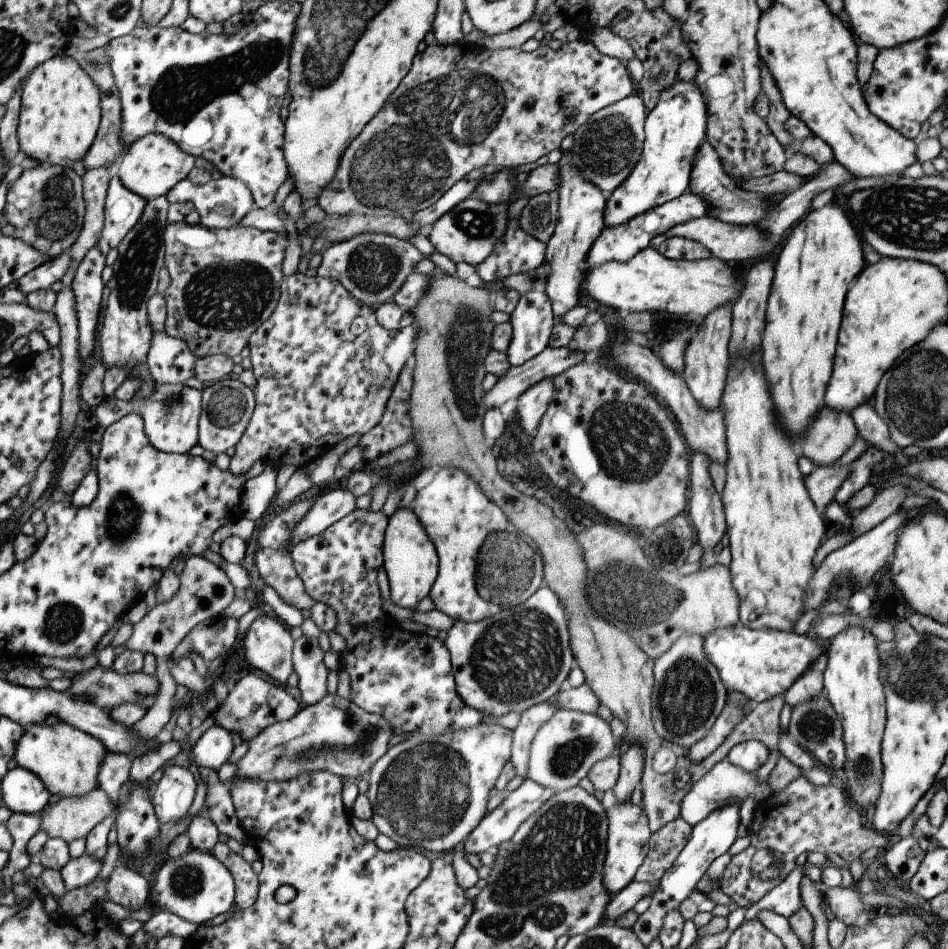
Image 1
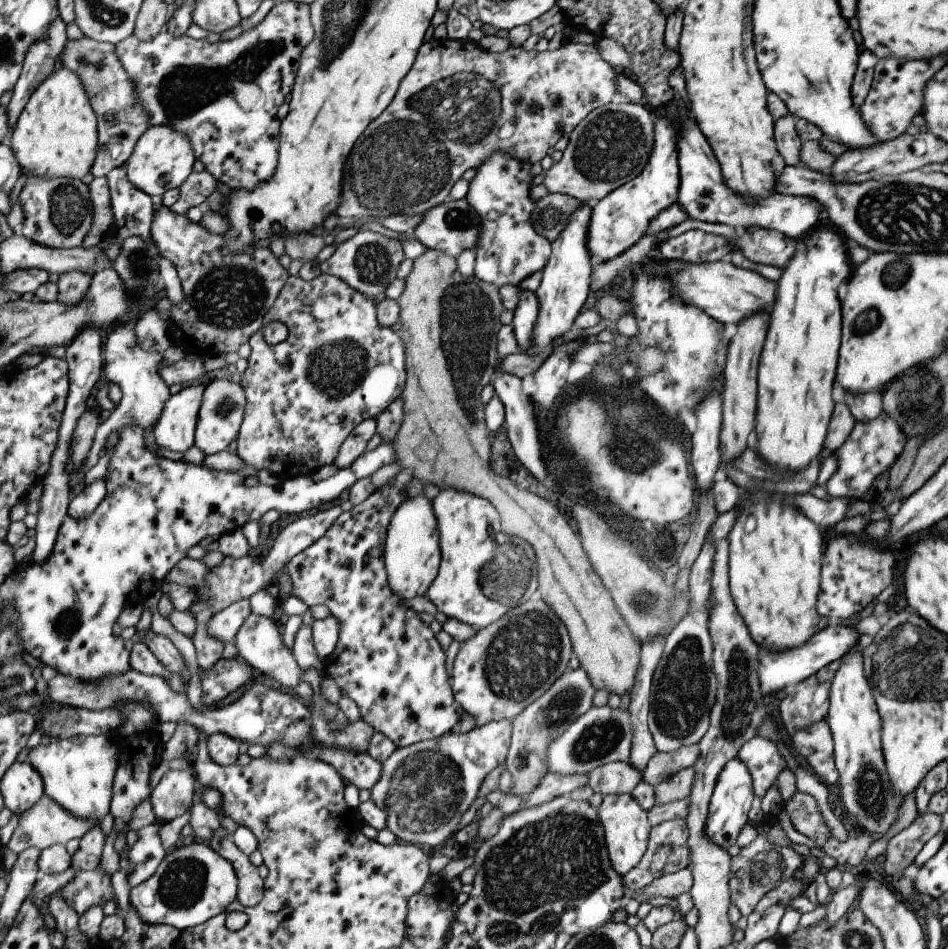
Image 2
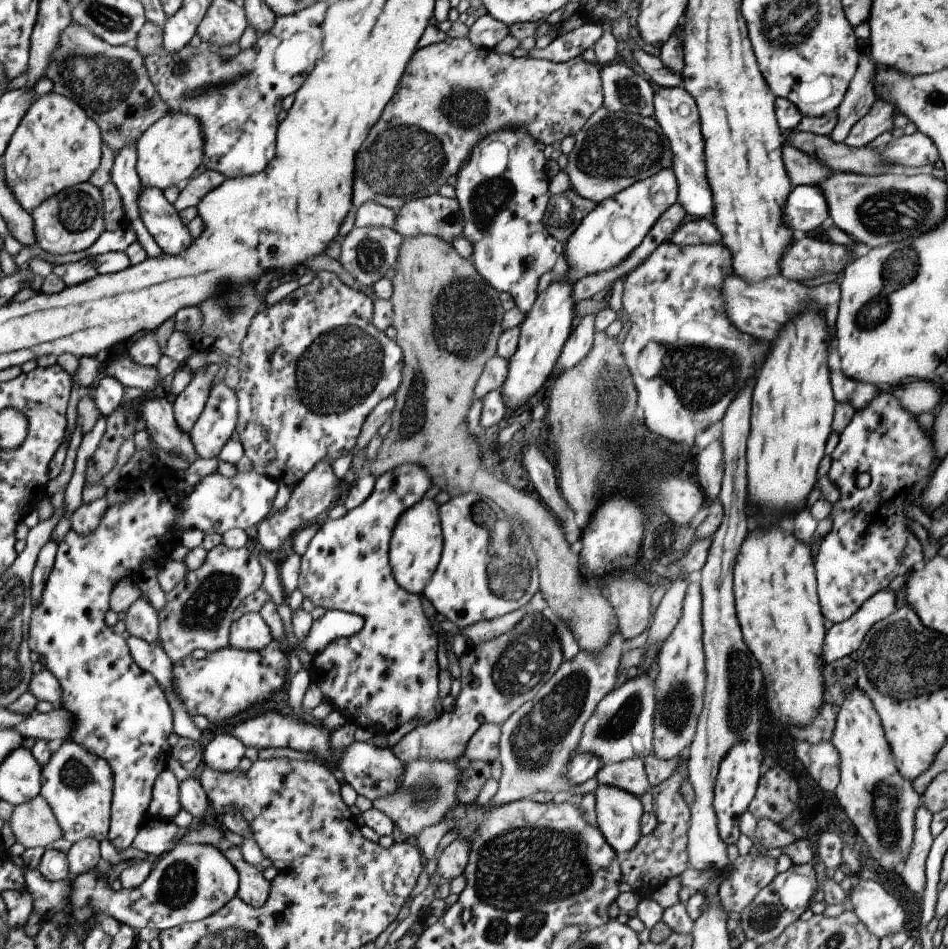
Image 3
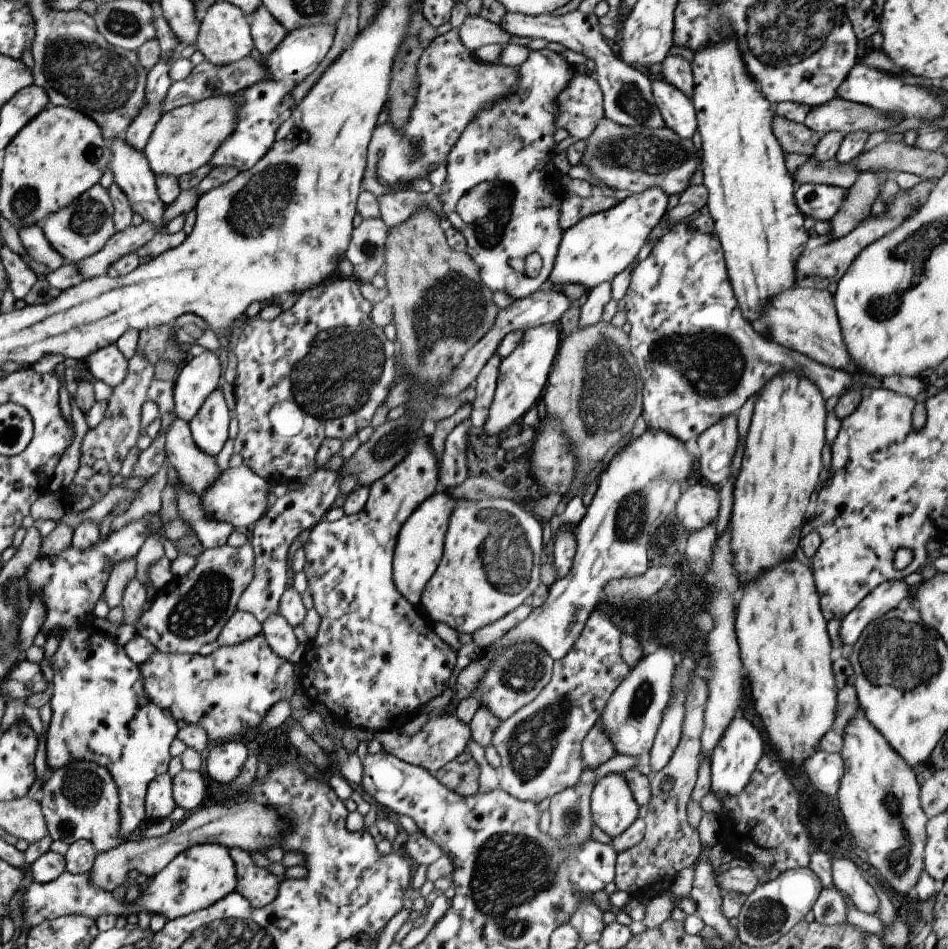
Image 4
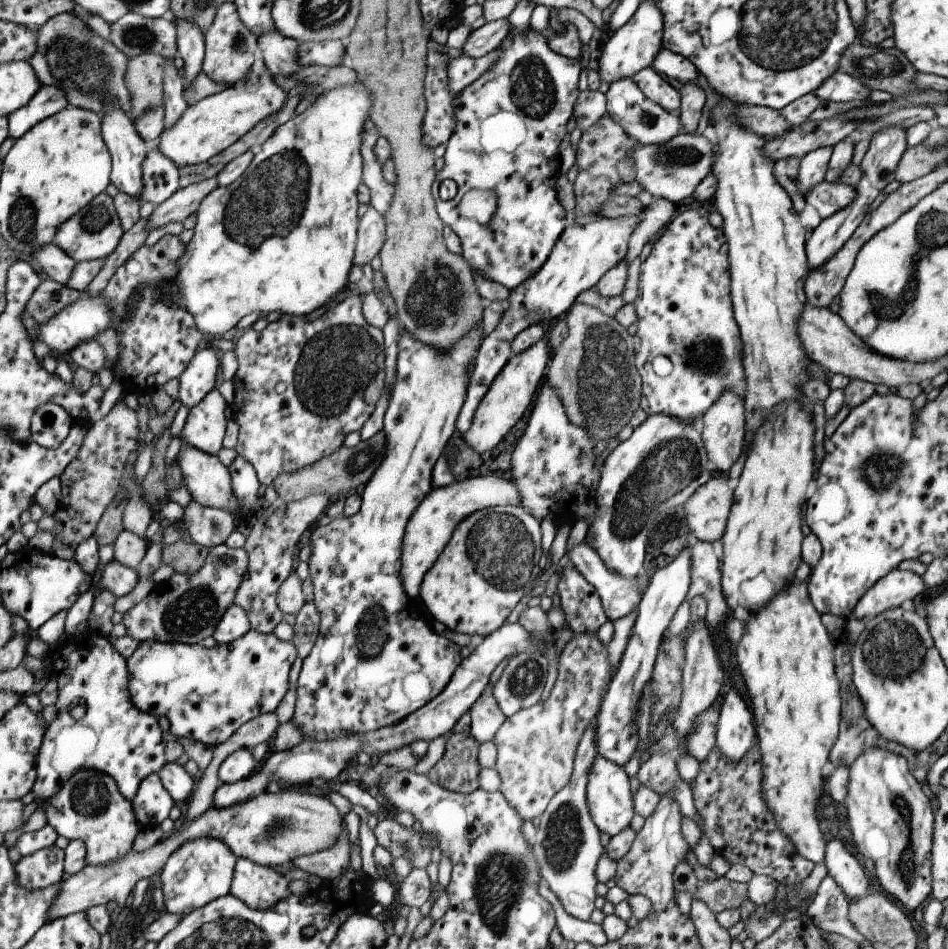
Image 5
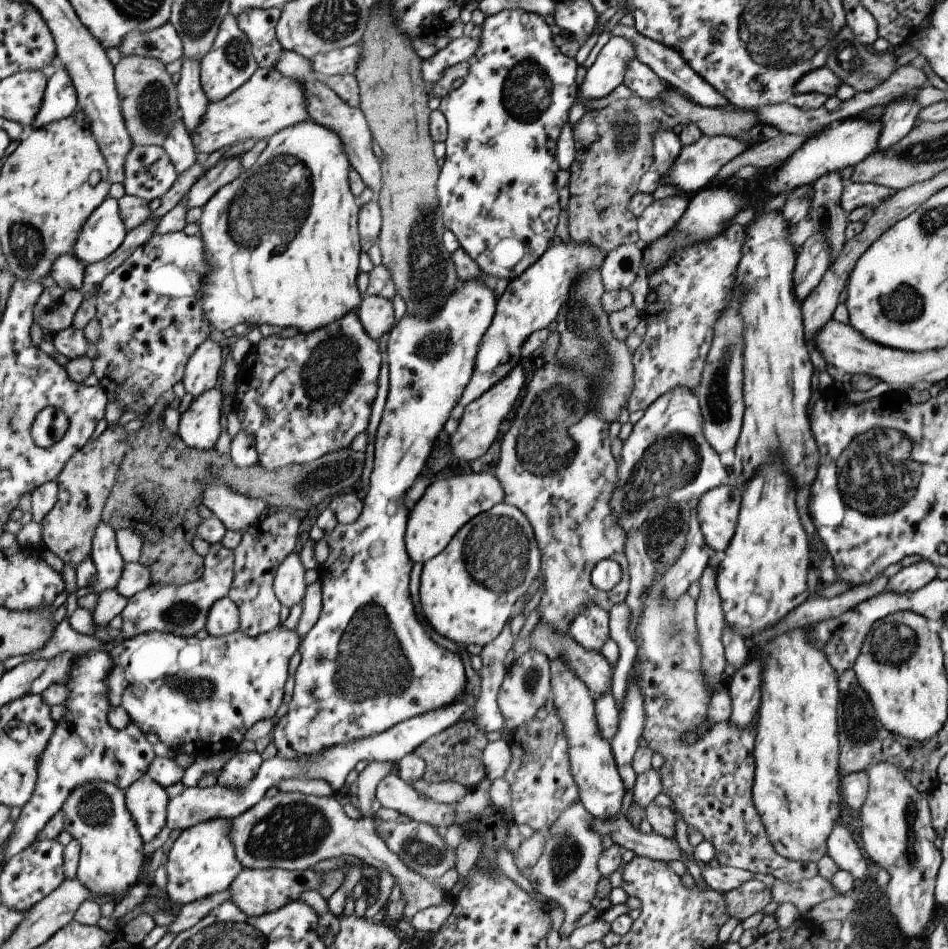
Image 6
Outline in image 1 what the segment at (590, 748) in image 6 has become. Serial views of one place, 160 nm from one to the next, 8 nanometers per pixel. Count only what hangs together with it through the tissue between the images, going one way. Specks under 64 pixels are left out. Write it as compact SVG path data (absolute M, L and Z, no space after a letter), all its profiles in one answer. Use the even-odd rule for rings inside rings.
M625 802L625 804L611 804L606 810L607 814L607 830L606 830L606 856L604 859L601 884L605 888L605 892L612 897L617 894L633 881L635 872L643 863L643 858L649 851L648 841L650 831L647 828L647 818L643 814L643 810L639 805Z

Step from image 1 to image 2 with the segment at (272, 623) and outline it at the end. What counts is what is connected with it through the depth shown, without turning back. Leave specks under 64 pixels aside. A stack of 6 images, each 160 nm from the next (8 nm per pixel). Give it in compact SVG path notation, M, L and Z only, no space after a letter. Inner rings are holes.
M250 613L241 623L241 626L235 633L233 643L237 649L238 655L248 662L248 664L259 670L262 675L271 676L273 680L279 682L283 688L293 690L299 681L302 681L302 670L293 658L292 652L286 649L282 641L280 621L270 619L255 613Z

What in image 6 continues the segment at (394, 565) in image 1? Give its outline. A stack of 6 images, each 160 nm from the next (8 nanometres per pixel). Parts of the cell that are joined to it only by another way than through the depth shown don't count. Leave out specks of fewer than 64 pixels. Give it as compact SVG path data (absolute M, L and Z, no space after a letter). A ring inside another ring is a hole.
M491 472L459 474L446 480L435 480L427 486L423 496L413 504L407 515L404 546L412 564L424 564L440 554L451 541L455 532L471 518L486 512L495 504L503 502L503 488ZM623 603L613 604L607 610L607 616L609 636L619 647L619 657L610 676L610 688L616 708L621 708L621 700L623 700L623 694L625 694L625 680L634 664L637 646L627 632L629 630L629 618L631 618L629 608Z

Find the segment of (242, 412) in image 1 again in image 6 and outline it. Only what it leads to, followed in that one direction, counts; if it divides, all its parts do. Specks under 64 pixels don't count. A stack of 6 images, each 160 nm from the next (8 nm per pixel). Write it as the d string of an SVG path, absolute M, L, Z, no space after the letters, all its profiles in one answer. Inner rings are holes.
M217 388L193 398L179 416L177 436L183 444L201 451L214 448L221 431L221 401L222 394Z

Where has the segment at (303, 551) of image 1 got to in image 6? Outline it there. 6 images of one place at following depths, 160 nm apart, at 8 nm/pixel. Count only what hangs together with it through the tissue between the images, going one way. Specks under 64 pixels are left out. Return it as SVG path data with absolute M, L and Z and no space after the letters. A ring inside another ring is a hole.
M487 276L475 278L475 280L467 280L467 282L461 281L461 284L455 288L455 292L443 302L443 306L439 309L439 312L435 312L435 316L429 316L429 318L421 318L419 320L419 317L407 316L405 313L399 322L389 331L387 348L385 348L387 374L389 375L387 382L389 385L387 386L385 407L383 408L381 420L379 420L379 426L377 426L375 439L373 440L375 449L373 469L371 470L371 476L369 476L369 486L367 491L365 491L365 496L361 499L362 512L359 512L357 520L351 522L351 524L337 524L324 539L329 548L329 554L327 555L327 560L319 565L317 569L317 581L319 582L321 594L321 613L315 624L313 624L313 627L300 640L298 647L300 662L294 673L294 686L291 699L287 706L287 712L285 712L283 718L274 722L273 730L271 730L270 734L271 743L277 748L276 756L279 756L279 758L315 756L315 754L323 752L325 748L333 748L333 744L345 744L345 742L351 742L351 740L375 736L375 734L379 734L379 732L395 726L395 724L399 724L403 720L408 720L409 718L413 718L413 716L420 716L421 714L425 714L425 712L431 712L435 708L443 708L443 706L451 704L453 700L457 700L465 692L467 681L459 655L439 646L430 639L429 635L420 626L409 598L409 574L413 564L409 560L404 546L405 526L407 524L409 508L403 506L403 496L407 496L407 488L411 488L415 484L415 481L418 480L419 474L421 474L423 467L426 466L426 462L429 460L431 448L433 448L440 434L442 434L443 424L449 420L451 410L455 408L455 404L459 402L465 386L471 380L477 348L483 338L483 334L489 328L494 314L496 299L495 294L493 294L492 282Z

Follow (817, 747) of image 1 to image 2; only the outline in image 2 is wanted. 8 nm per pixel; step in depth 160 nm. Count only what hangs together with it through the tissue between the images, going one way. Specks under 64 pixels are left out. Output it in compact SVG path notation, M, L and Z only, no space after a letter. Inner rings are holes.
M826 716L807 728L795 731L791 736L791 744L813 769L814 781L834 790L838 772L833 762L833 741Z

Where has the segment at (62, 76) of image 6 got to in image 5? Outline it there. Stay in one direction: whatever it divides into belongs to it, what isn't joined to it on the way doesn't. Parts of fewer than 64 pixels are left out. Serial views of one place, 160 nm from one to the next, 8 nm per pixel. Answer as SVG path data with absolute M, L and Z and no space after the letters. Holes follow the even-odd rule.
M41 85L27 104L7 114L8 137L19 138L44 118L63 110L67 104L65 91L61 87Z

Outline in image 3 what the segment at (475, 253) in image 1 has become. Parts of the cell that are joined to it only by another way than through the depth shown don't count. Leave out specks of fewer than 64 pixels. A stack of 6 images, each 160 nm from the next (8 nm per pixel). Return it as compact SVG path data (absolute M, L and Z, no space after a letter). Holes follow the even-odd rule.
M435 193L427 197L407 200L396 211L395 222L393 222L391 229L401 237L411 238L411 236L421 234L421 236L437 236L437 238L450 243L453 238L462 236L463 216L461 216L459 204L455 199L443 198Z

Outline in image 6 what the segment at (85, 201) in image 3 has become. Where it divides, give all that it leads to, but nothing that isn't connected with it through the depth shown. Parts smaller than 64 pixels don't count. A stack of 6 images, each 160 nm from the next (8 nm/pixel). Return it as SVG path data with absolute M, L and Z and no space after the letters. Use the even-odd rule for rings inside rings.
M107 197L79 228L71 254L84 265L94 264L119 248L125 236L117 200Z

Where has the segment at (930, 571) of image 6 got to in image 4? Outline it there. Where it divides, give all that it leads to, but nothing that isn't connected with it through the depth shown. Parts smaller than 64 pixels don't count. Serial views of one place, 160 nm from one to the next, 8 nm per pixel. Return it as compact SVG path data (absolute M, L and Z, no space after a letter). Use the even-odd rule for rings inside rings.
M902 580L883 581L873 588L840 620L839 638L842 644L855 644L863 627L909 598L908 591Z

